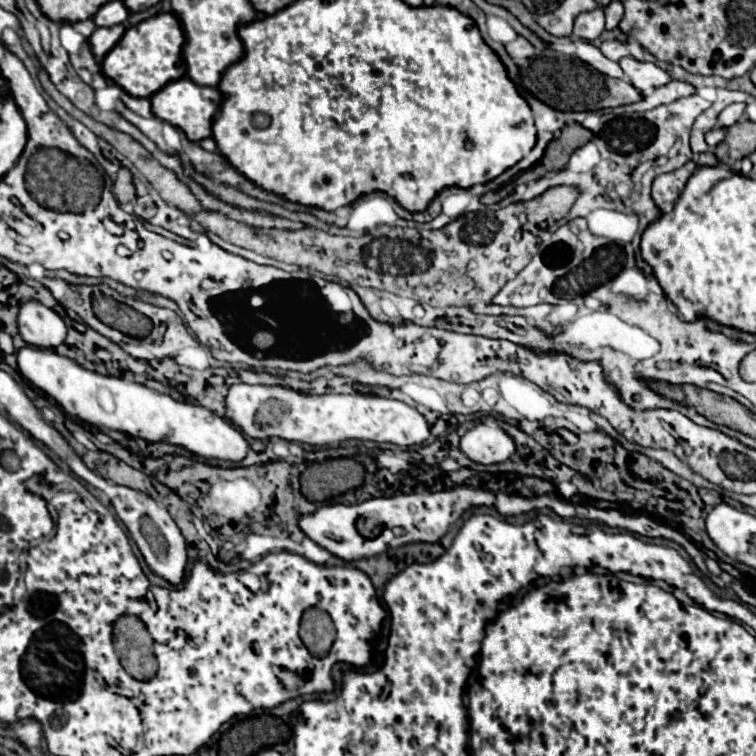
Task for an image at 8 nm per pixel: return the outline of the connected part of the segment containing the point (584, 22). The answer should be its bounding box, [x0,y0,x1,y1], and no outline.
[572,8,604,40]

